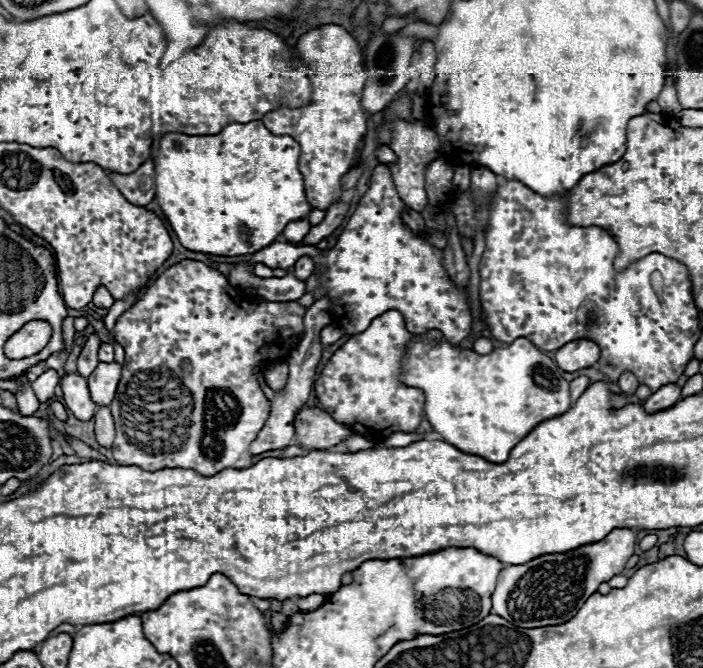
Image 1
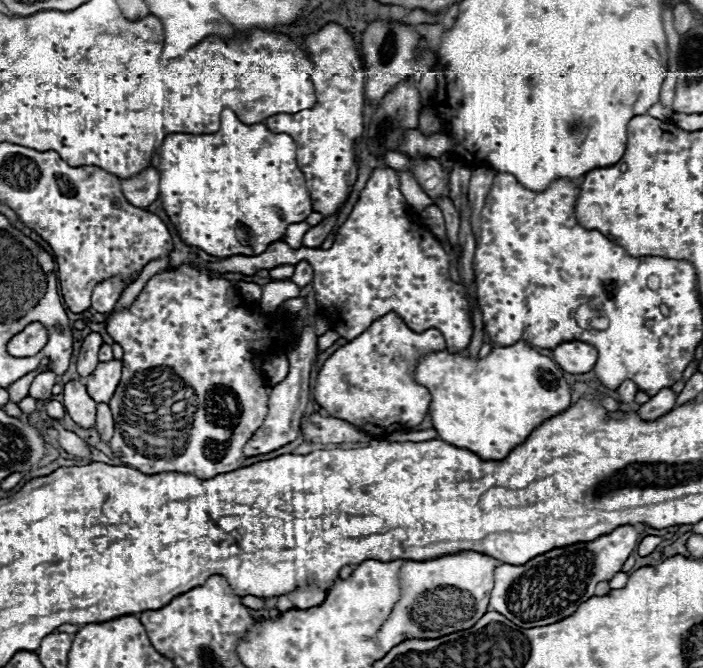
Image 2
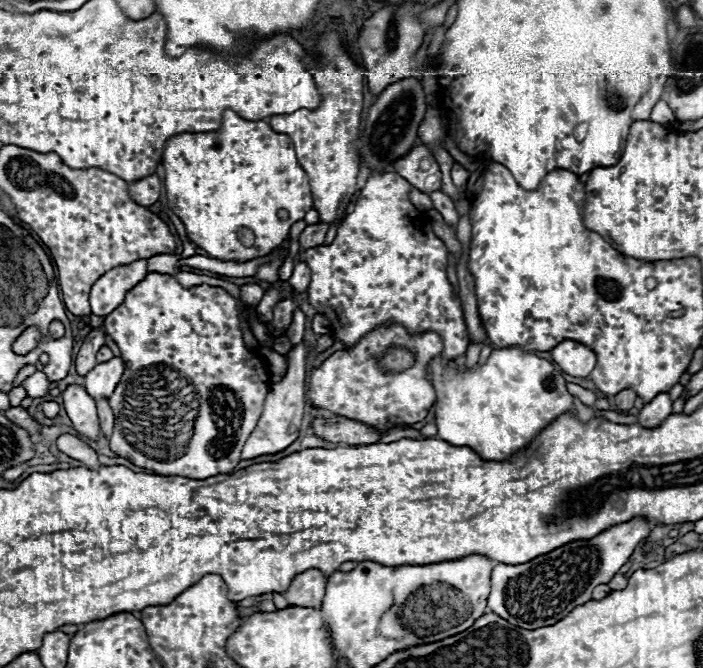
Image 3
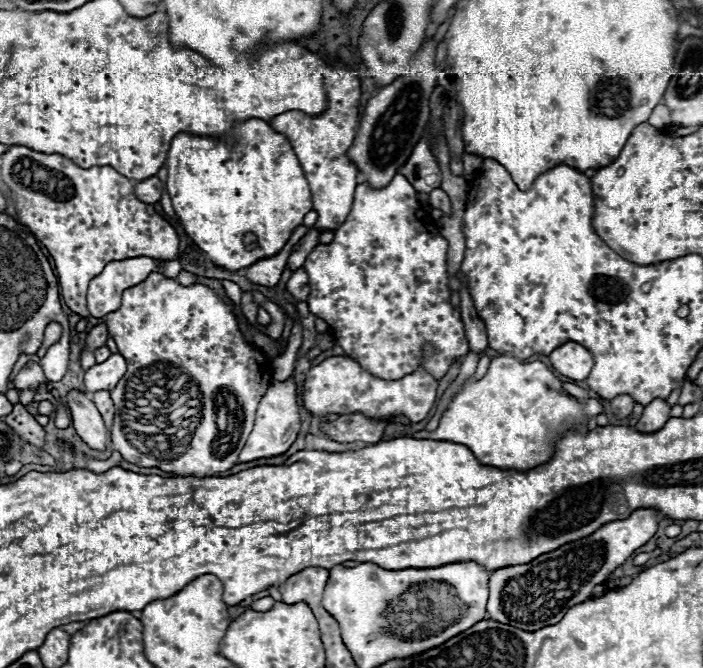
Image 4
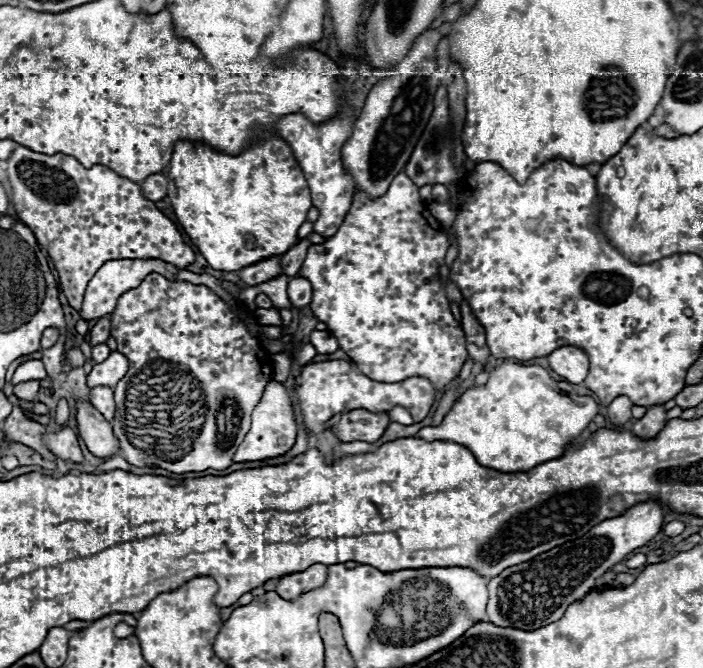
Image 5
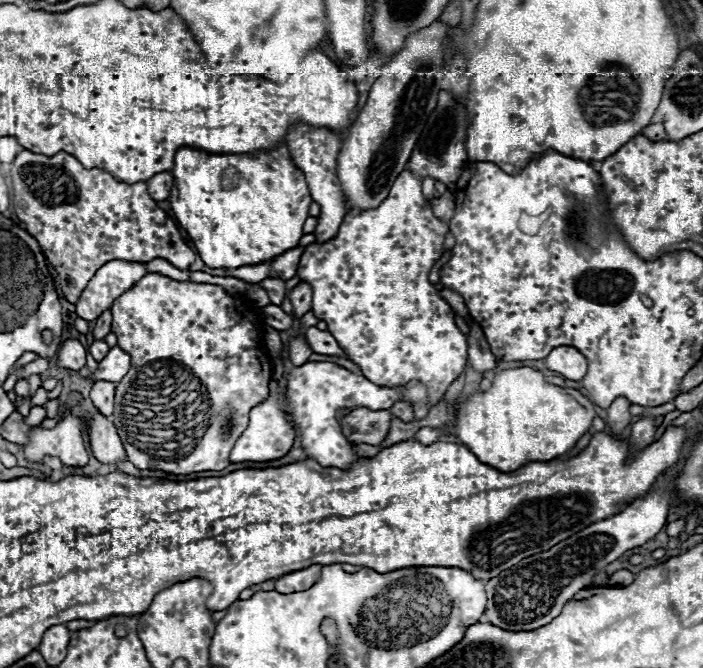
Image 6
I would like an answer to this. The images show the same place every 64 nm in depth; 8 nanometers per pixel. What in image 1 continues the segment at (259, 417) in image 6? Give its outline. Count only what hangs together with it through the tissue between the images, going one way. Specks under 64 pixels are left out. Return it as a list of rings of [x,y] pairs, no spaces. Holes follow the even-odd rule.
[[[304,334],[298,348],[290,354],[288,364],[290,364],[290,376],[286,386],[274,394],[272,400],[272,412],[270,418],[266,420],[264,428],[258,432],[256,440],[250,444],[250,452],[252,454],[262,454],[268,450],[280,450],[292,444],[294,436],[296,436],[296,428],[294,428],[294,420],[298,410],[306,404],[310,390],[312,390],[312,382],[314,382],[314,374],[316,374],[316,366],[322,358],[322,344],[320,344],[320,334]]]

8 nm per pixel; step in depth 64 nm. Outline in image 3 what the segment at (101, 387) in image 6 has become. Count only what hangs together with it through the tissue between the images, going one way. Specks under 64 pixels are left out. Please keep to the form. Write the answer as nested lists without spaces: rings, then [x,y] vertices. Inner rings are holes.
[[[98,398],[96,404],[98,404],[98,416],[100,416],[102,434],[110,436],[112,434],[112,426],[114,426],[114,412],[112,412],[112,408],[110,408],[106,398]]]

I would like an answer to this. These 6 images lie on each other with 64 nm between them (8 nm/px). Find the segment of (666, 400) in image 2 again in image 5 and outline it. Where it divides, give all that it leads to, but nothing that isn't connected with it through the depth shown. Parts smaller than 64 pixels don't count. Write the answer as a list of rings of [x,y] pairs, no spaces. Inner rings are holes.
[[[652,406],[648,408],[648,412],[632,426],[632,434],[642,438],[642,440],[650,440],[654,438],[662,428],[664,428],[664,420],[666,420],[666,412],[662,406]]]

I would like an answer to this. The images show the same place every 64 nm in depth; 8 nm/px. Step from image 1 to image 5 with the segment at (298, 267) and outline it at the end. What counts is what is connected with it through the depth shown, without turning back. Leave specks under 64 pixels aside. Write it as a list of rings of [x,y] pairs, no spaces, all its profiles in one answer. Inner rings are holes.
[[[292,278],[290,284],[288,284],[288,296],[290,296],[290,302],[294,308],[302,310],[310,304],[310,298],[312,298],[312,286],[306,278]]]

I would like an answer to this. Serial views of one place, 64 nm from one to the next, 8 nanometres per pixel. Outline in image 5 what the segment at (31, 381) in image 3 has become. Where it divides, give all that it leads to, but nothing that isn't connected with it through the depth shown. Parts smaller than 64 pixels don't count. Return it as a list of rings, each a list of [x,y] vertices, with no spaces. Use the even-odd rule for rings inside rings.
[[[30,360],[24,362],[22,366],[18,366],[18,370],[14,372],[12,384],[20,384],[20,382],[28,382],[28,380],[44,380],[46,378],[46,368],[40,360]]]

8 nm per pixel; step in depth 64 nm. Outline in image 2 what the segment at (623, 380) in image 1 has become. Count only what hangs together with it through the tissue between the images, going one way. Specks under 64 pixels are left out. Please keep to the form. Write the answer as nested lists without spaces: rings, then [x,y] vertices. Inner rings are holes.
[[[632,380],[622,382],[622,386],[618,388],[618,402],[622,402],[622,404],[630,404],[630,402],[634,402],[636,392],[638,392],[638,388],[636,388],[636,384],[634,384]]]

